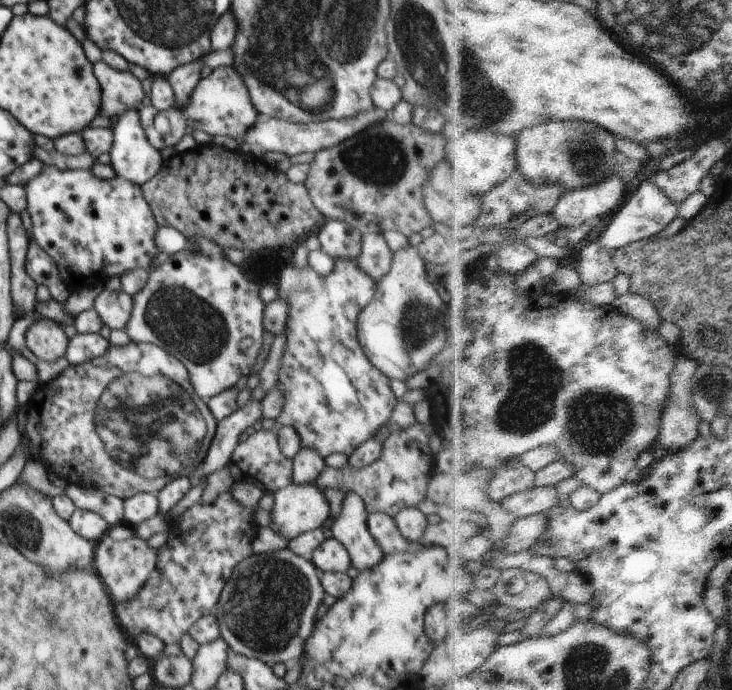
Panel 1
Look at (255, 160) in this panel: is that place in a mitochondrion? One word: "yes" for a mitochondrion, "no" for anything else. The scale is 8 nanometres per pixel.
no

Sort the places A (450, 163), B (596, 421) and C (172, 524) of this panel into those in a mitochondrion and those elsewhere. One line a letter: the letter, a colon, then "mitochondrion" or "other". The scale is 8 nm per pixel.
A: other
B: mitochondrion
C: other

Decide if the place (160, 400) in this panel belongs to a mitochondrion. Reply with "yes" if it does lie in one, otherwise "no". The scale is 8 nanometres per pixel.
yes

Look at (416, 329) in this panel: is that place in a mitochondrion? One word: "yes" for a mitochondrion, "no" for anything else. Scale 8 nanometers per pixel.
yes

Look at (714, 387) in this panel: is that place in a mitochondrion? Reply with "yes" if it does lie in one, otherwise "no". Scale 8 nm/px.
yes

